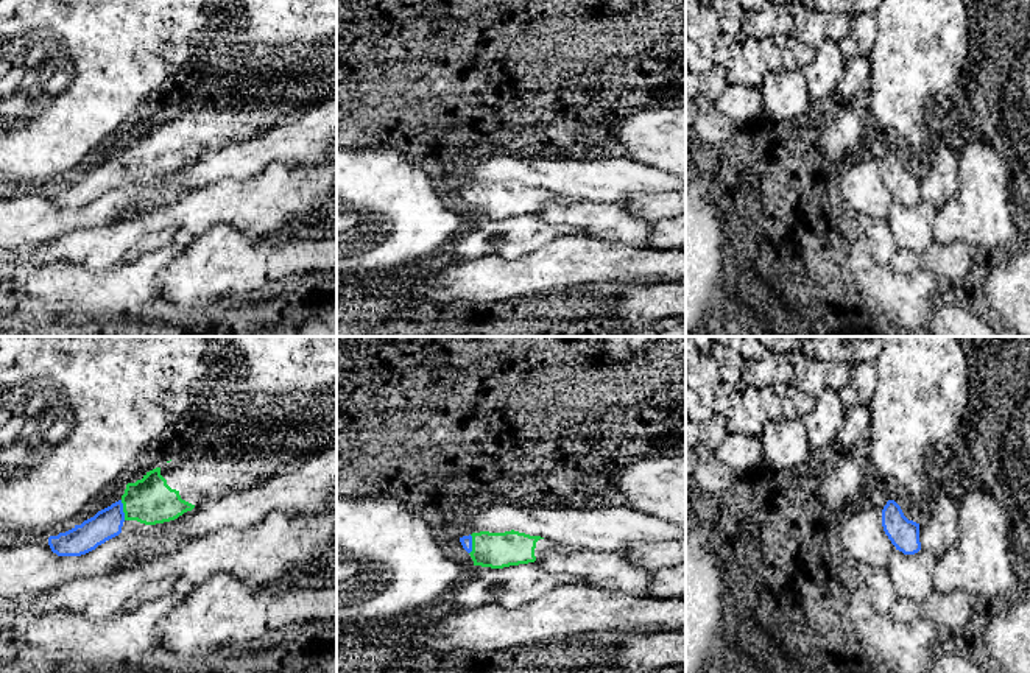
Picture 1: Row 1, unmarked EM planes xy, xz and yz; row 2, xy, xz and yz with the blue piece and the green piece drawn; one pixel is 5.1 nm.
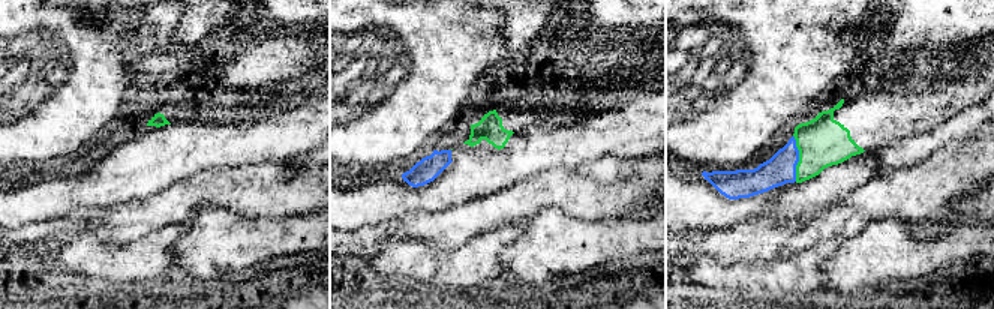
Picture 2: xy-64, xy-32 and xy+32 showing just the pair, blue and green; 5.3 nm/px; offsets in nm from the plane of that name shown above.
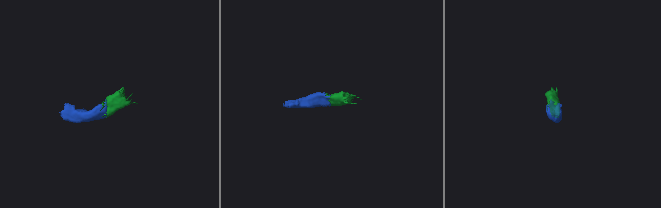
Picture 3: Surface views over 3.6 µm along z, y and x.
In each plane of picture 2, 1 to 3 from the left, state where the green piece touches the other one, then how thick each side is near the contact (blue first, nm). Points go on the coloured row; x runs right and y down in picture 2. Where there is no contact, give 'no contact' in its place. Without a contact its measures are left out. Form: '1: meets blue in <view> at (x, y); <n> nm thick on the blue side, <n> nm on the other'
1: no contact
2: no contact
3: meets blue in xy+32 at (798, 158); 160 nm thick on the blue side, 260 nm on the other

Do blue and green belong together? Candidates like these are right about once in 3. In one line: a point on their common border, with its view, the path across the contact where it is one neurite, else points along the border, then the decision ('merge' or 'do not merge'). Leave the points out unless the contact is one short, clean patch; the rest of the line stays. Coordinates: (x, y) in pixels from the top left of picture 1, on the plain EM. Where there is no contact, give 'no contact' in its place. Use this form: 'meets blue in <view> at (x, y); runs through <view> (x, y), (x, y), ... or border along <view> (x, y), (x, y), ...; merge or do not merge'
meets blue in xy at (122, 161); runs through xy (106, 175), (122, 161), (142, 151), (150, 151); merge

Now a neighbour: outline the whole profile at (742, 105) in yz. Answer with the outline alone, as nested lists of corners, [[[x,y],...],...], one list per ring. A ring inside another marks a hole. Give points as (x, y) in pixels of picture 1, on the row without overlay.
[[[728,84],[714,101],[715,109],[735,126],[743,126],[762,115],[762,97],[759,87]]]

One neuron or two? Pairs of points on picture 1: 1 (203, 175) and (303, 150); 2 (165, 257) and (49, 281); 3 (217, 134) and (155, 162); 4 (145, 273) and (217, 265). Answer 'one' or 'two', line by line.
1: one
2: one
3: one
4: two

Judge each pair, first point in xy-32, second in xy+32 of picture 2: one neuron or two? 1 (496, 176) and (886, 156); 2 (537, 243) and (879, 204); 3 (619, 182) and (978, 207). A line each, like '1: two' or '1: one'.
1: one
2: two
3: two

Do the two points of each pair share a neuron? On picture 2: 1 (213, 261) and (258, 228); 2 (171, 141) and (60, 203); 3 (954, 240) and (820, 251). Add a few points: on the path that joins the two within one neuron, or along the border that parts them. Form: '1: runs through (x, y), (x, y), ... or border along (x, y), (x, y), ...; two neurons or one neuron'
1: runs through (224, 251), (231, 243), (243, 243), (248, 239); one neuron
2: runs through (144, 167), (87, 186); one neuron
3: border along (844, 240), (835, 249); two neurons

